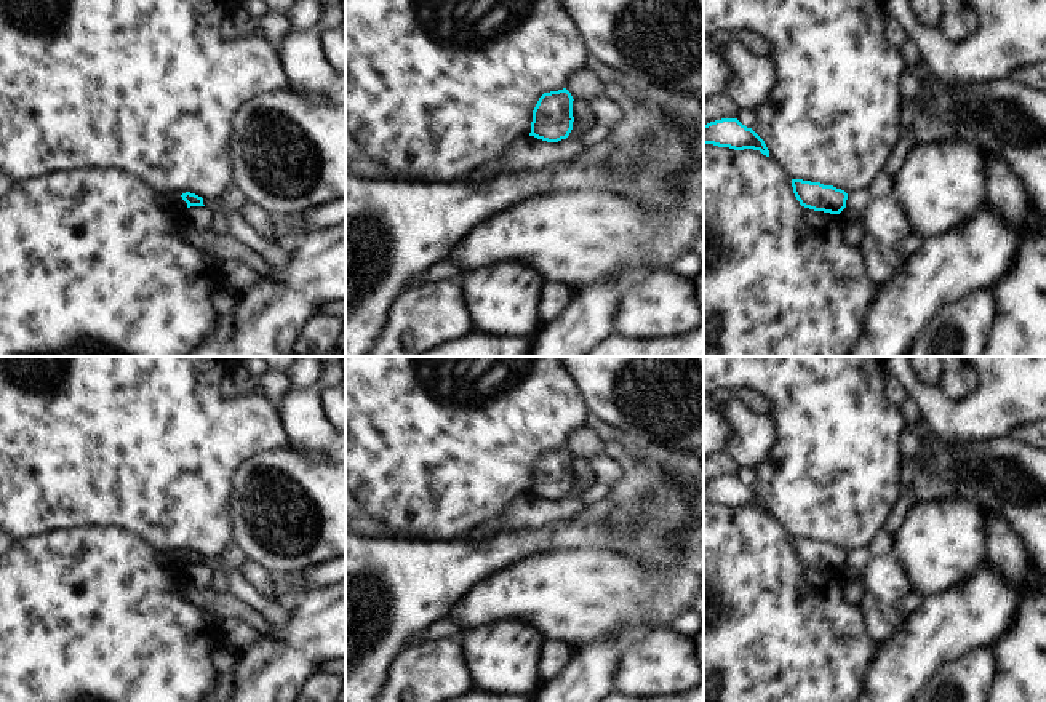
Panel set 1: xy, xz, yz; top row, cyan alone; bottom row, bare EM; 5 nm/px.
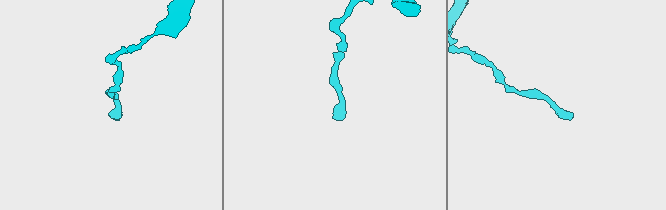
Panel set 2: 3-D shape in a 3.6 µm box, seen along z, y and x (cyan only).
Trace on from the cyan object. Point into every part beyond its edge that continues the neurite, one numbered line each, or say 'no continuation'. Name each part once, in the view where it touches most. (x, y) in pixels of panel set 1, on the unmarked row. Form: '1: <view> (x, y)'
no continuation

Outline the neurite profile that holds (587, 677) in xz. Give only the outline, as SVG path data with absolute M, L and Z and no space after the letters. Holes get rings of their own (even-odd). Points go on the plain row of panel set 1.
M632 627L603 640L573 644L568 665L539 683L531 702L600 702L613 694L621 649L638 635L643 635L640 628Z

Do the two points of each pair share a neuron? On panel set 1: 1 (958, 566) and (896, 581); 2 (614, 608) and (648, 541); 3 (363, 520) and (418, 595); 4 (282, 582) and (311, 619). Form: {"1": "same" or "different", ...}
{"1": "different", "2": "different", "3": "different", "4": "different"}

